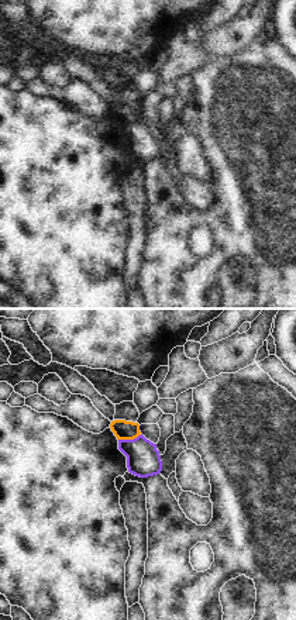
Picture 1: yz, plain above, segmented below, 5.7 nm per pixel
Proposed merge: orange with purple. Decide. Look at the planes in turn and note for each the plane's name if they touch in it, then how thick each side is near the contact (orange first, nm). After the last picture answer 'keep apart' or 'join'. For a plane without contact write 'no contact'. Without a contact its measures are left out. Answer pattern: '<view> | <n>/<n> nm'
yz | 110/190 nm

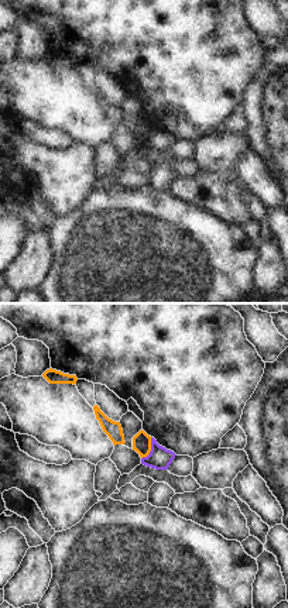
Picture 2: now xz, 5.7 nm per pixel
xz | 110/130 nm

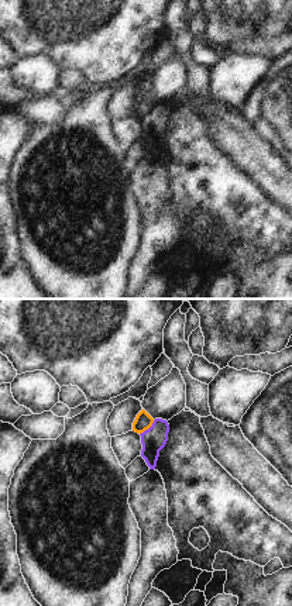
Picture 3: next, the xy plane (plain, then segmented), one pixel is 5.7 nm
xy | 100/140 nm

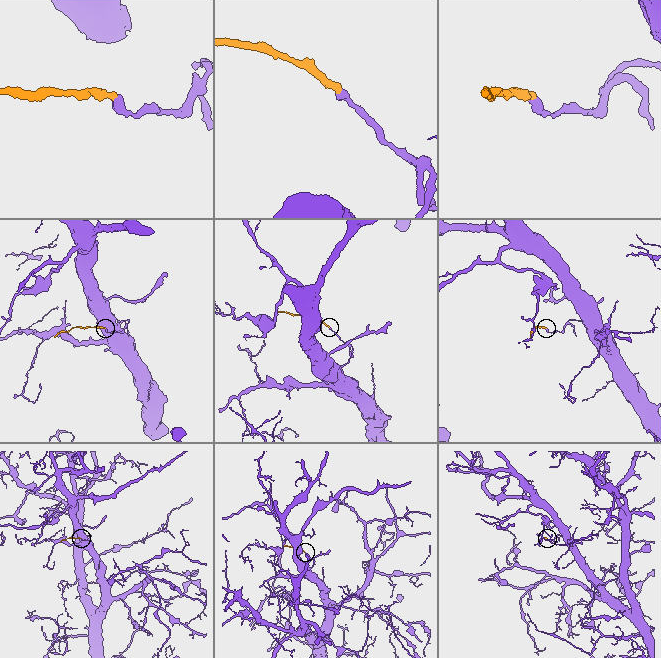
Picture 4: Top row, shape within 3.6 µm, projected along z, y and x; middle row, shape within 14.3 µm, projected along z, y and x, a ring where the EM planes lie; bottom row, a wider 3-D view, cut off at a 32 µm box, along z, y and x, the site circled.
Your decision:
keep apart

